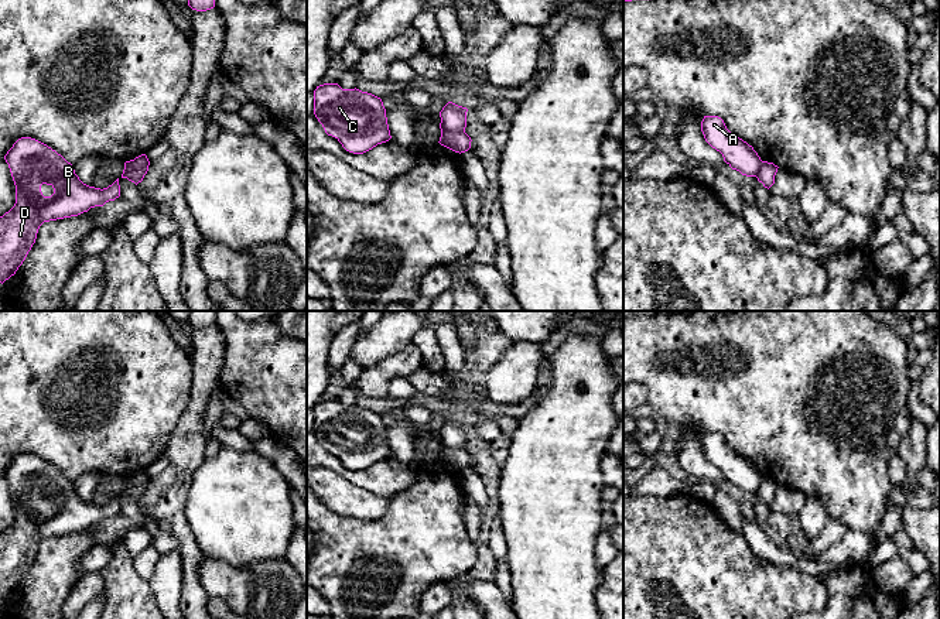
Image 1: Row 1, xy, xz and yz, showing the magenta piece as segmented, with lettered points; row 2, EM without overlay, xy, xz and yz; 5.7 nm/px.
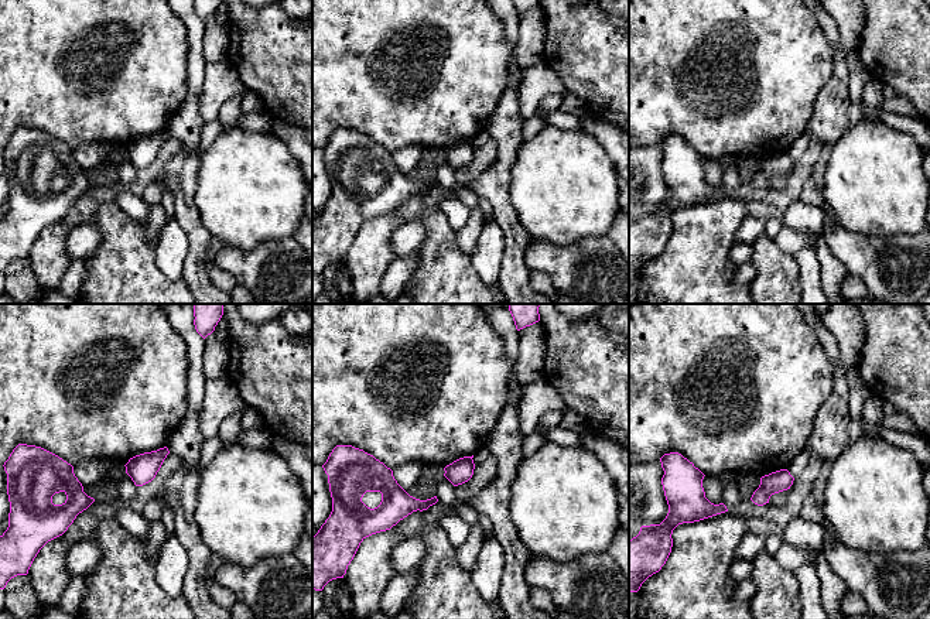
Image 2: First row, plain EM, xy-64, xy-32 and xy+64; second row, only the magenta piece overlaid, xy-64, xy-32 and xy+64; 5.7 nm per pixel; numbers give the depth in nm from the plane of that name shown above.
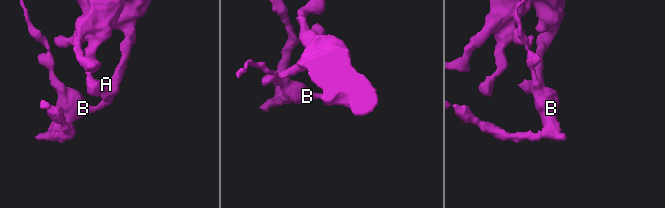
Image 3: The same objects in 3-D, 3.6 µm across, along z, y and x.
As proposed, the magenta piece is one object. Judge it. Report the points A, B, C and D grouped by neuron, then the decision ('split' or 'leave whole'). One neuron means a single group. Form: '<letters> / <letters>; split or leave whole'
A / B C D; split

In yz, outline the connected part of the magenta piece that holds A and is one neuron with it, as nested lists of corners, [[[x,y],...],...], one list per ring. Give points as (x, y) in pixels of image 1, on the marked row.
[[[704,116],[701,131],[705,141],[722,154],[724,161],[732,170],[736,170],[746,177],[756,177],[763,161],[752,146],[727,129],[721,117]]]

